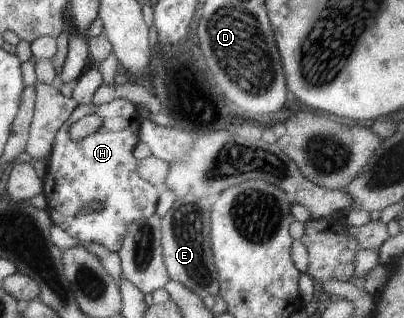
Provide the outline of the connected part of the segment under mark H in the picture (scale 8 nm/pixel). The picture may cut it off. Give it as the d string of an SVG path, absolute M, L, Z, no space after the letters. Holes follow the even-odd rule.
M112 99L106 104L96 106L91 102L88 104L78 104L70 113L65 123L58 127L51 149L47 157L47 167L42 181L42 194L46 198L46 211L54 226L62 229L70 238L76 239L80 244L96 243L104 250L117 253L120 250L120 243L125 233L128 222L134 221L138 217L148 217L154 214L159 188L149 185L146 181L138 178L135 171L137 160L132 156L132 152L139 141L139 126L142 117L138 115L136 107L126 99ZM95 113L102 120L102 125L95 133L75 141L68 136L68 127L86 114ZM92 200L102 203L102 209L89 212L84 215L75 213L80 207Z

